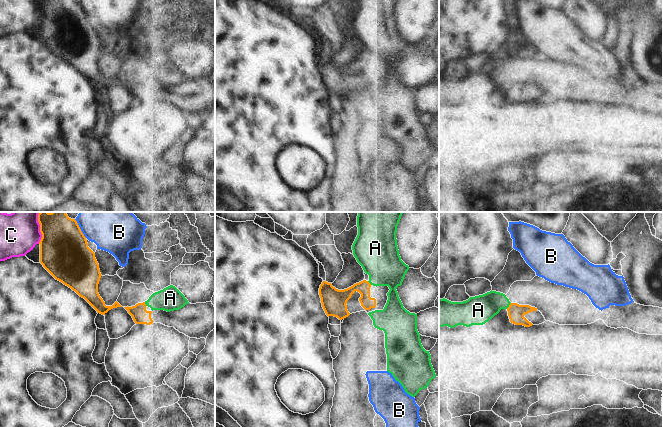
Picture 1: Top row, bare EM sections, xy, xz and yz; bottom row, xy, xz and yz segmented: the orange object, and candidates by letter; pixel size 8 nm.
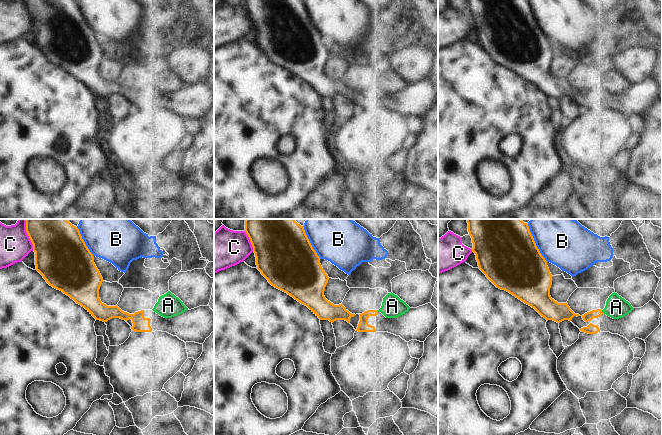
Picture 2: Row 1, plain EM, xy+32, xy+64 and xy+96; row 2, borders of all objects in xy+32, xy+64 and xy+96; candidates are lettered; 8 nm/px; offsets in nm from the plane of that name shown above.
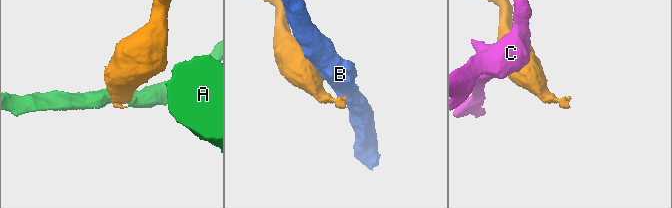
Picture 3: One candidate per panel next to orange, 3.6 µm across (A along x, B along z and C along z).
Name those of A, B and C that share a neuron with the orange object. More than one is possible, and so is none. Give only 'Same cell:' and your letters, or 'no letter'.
Same cell: no letter.

